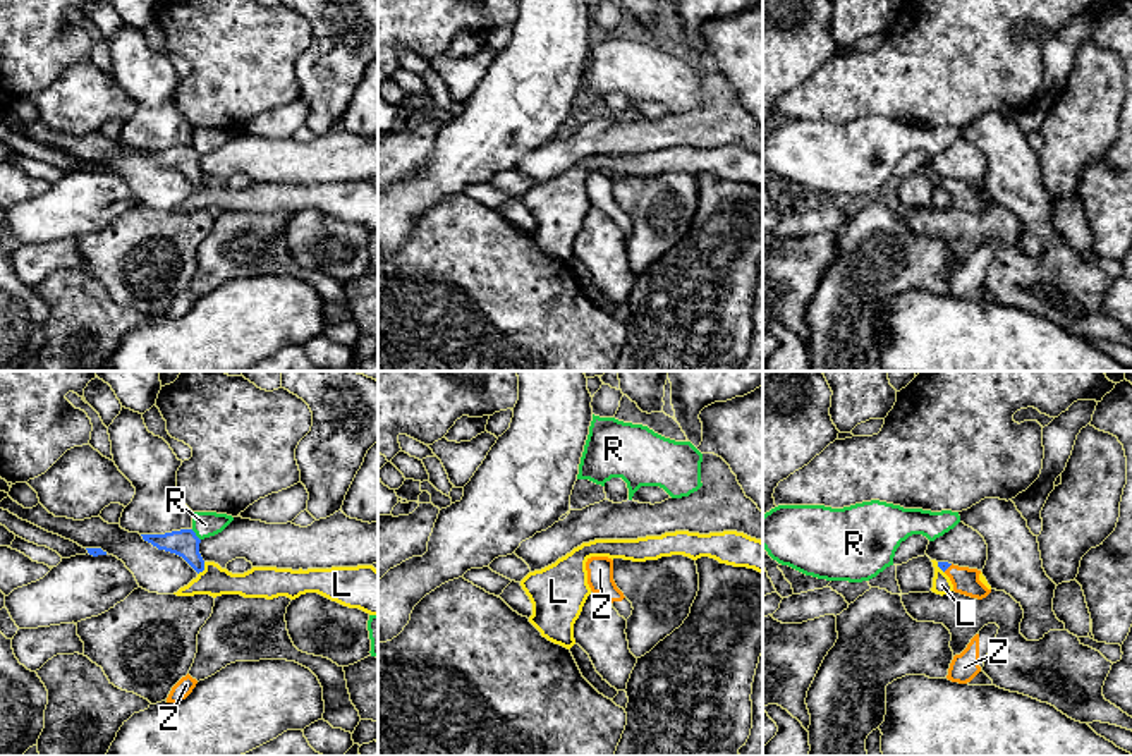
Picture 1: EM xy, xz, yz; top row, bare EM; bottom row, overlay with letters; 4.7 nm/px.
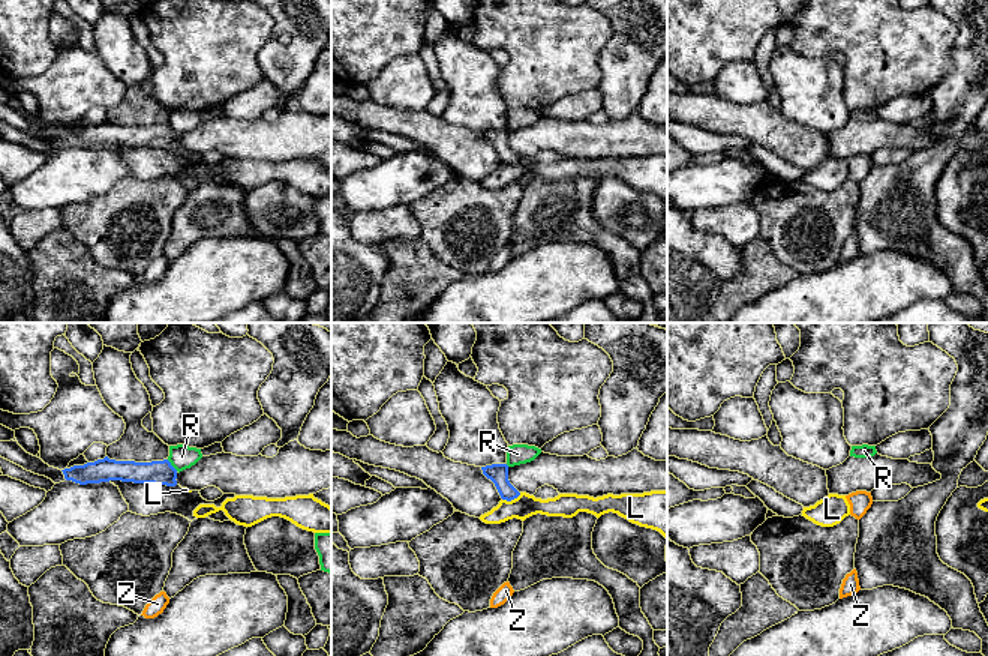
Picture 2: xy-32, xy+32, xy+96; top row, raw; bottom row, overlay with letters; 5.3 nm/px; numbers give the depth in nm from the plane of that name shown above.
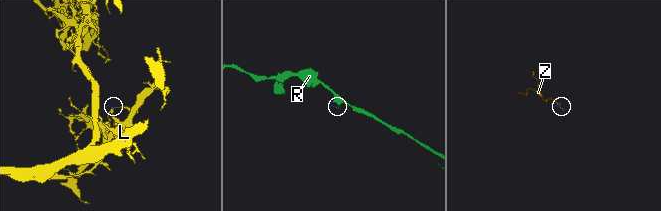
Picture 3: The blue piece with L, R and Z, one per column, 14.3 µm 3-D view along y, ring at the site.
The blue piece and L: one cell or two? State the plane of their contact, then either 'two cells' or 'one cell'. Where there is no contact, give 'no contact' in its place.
xy | two cells

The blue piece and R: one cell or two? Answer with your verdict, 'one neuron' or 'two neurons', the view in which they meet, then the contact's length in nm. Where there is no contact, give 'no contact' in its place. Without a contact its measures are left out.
two neurons; meets blue in xy; contact 70 nm long

